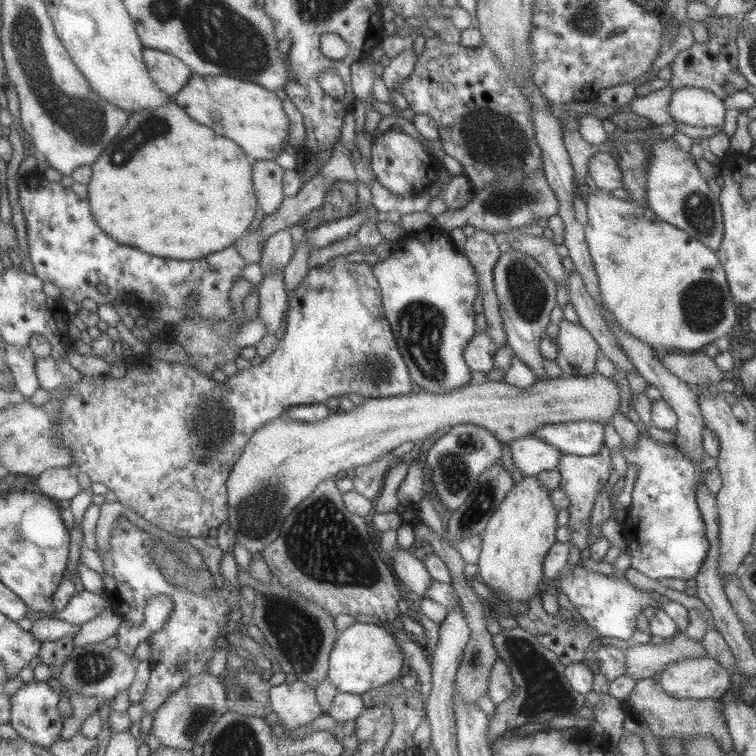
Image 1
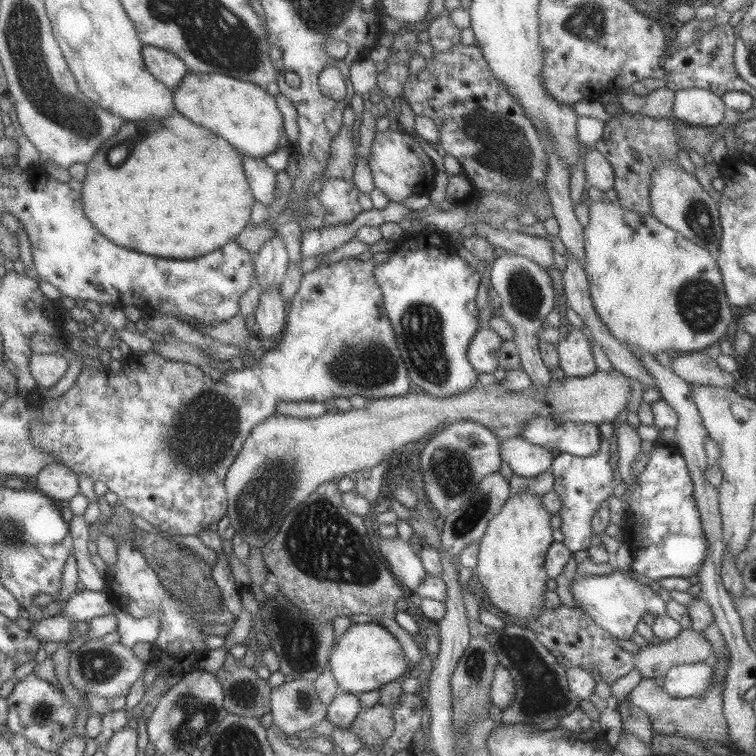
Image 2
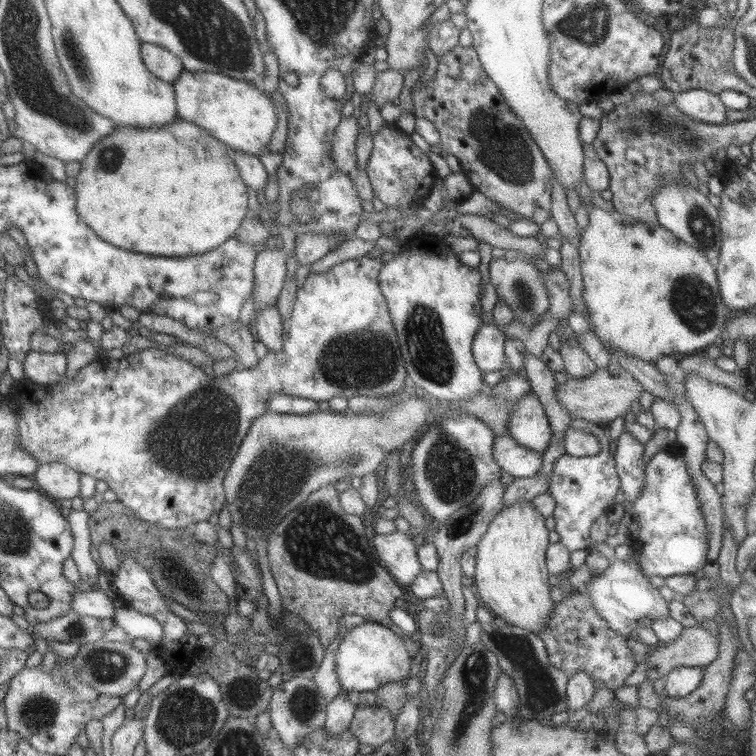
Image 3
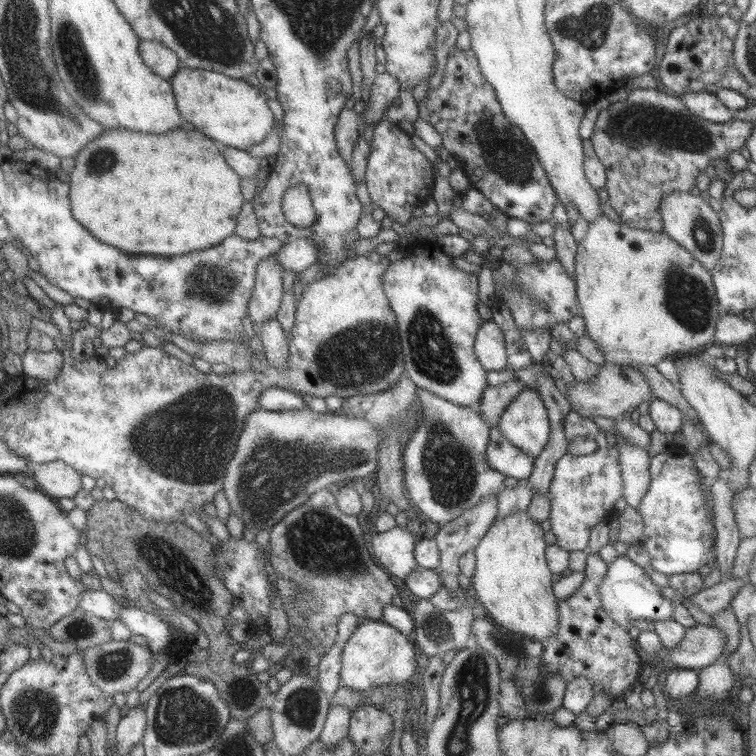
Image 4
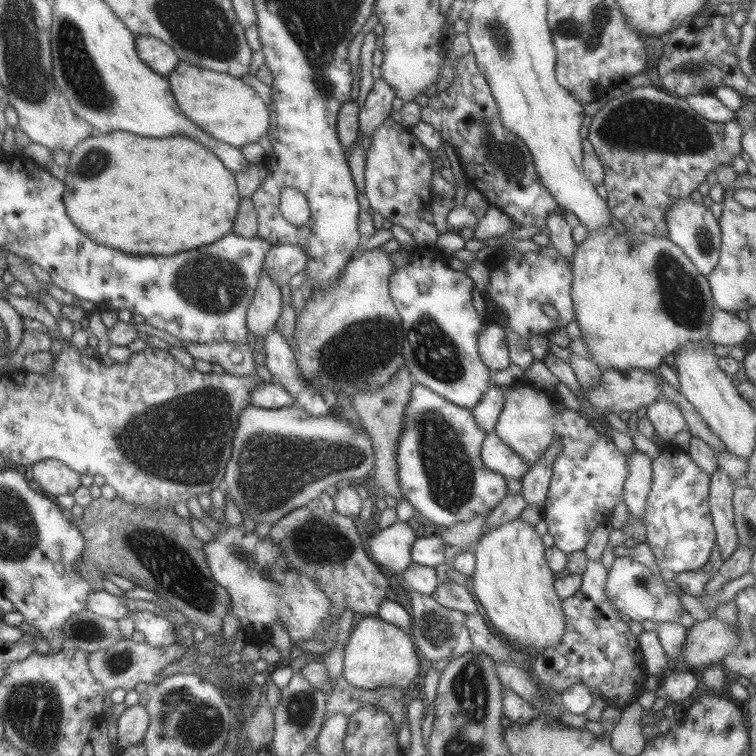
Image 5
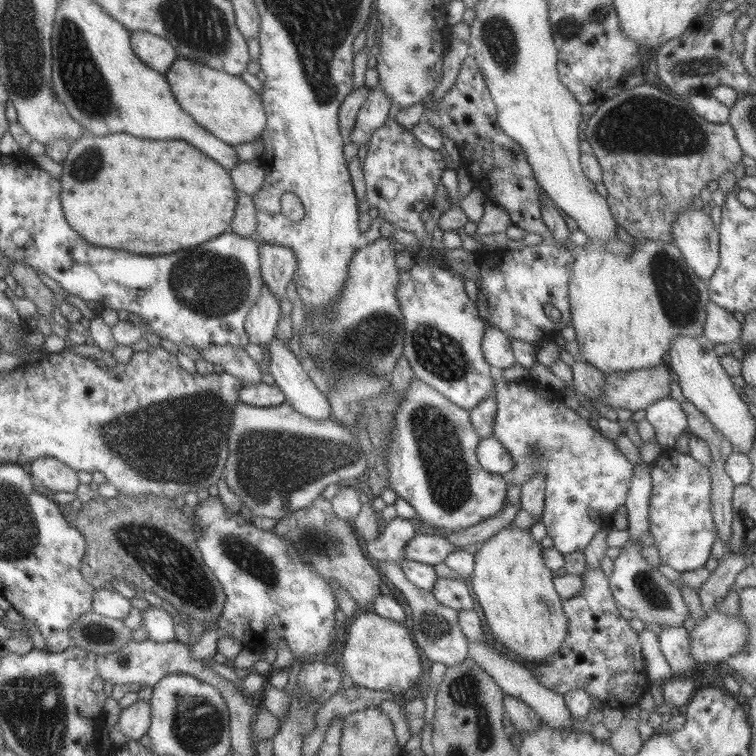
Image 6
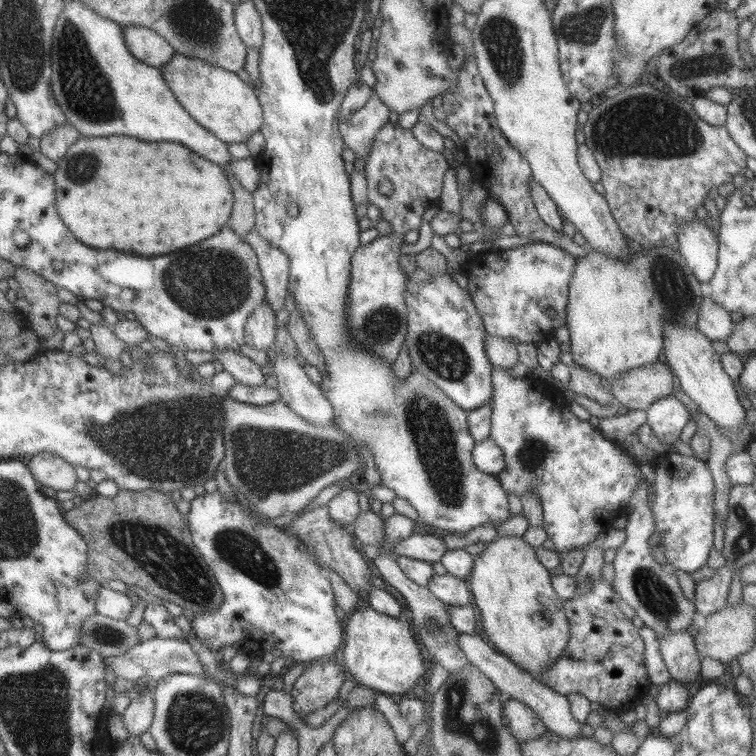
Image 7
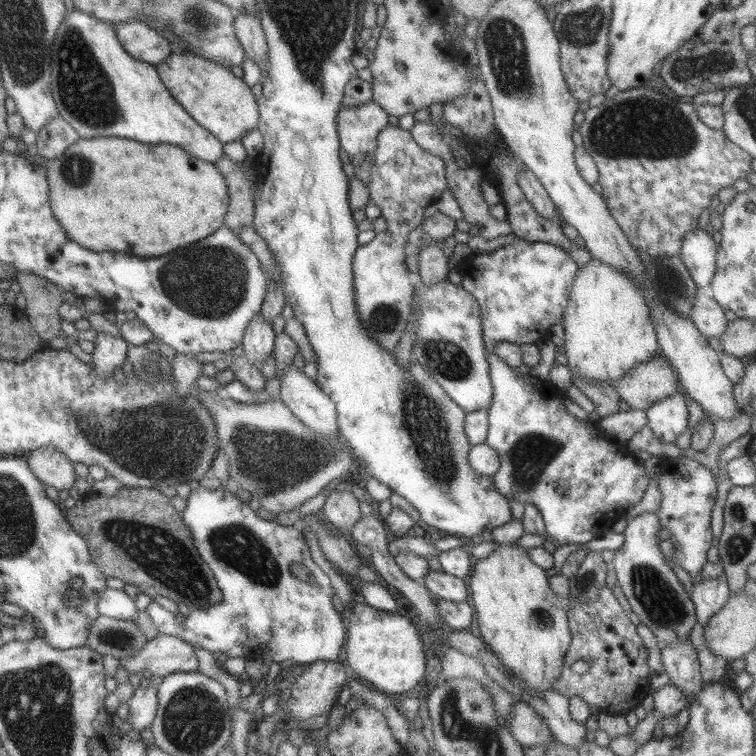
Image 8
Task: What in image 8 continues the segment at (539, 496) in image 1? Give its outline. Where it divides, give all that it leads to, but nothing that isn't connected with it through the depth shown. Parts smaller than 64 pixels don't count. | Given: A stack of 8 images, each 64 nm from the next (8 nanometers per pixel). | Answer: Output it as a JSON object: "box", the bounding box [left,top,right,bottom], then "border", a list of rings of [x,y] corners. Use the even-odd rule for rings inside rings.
{"box":[468,541,571,690],"border":[[[515,541],[498,545],[487,557],[477,559],[473,573],[468,576],[481,640],[498,656],[506,672],[520,680],[528,690],[552,690],[552,682],[560,675],[571,640],[564,601],[549,588],[545,571],[529,560],[523,547],[517,546]]]}

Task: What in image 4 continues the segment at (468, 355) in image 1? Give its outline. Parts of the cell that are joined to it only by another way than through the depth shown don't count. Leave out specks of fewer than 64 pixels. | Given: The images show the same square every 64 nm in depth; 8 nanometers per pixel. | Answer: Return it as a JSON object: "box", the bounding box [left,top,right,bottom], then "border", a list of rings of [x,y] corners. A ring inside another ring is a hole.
{"box":[473,321,508,372],"border":[[[482,321],[479,325],[473,350],[479,366],[486,372],[508,368],[504,336],[493,321]]]}

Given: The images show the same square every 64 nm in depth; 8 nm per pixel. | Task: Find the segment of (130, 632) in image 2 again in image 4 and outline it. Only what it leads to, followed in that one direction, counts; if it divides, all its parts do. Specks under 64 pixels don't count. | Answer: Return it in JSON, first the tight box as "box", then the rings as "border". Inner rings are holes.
{"box":[119,607,172,651],"border":[[[121,607],[119,620],[126,625],[131,634],[140,634],[146,639],[146,646],[151,651],[166,651],[172,641],[168,624],[161,617],[145,612],[139,607]]]}

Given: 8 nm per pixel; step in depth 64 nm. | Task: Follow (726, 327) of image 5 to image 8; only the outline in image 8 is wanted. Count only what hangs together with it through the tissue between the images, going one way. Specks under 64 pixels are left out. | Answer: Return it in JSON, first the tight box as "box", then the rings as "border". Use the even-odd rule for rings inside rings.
{"box":[690,291,727,337],"border":[[[699,291],[693,298],[690,319],[704,337],[718,337],[727,322],[721,306],[718,306],[710,297],[700,294]]]}

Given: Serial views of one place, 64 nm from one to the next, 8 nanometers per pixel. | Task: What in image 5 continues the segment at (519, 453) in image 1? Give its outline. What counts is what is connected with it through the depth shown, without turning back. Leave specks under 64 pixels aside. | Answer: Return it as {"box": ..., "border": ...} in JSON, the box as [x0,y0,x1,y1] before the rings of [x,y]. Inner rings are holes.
{"box":[480,430,529,480],"border":[[[494,430],[486,433],[481,441],[480,459],[489,470],[504,478],[512,477],[519,480],[522,474],[529,470],[513,450],[499,440]]]}

